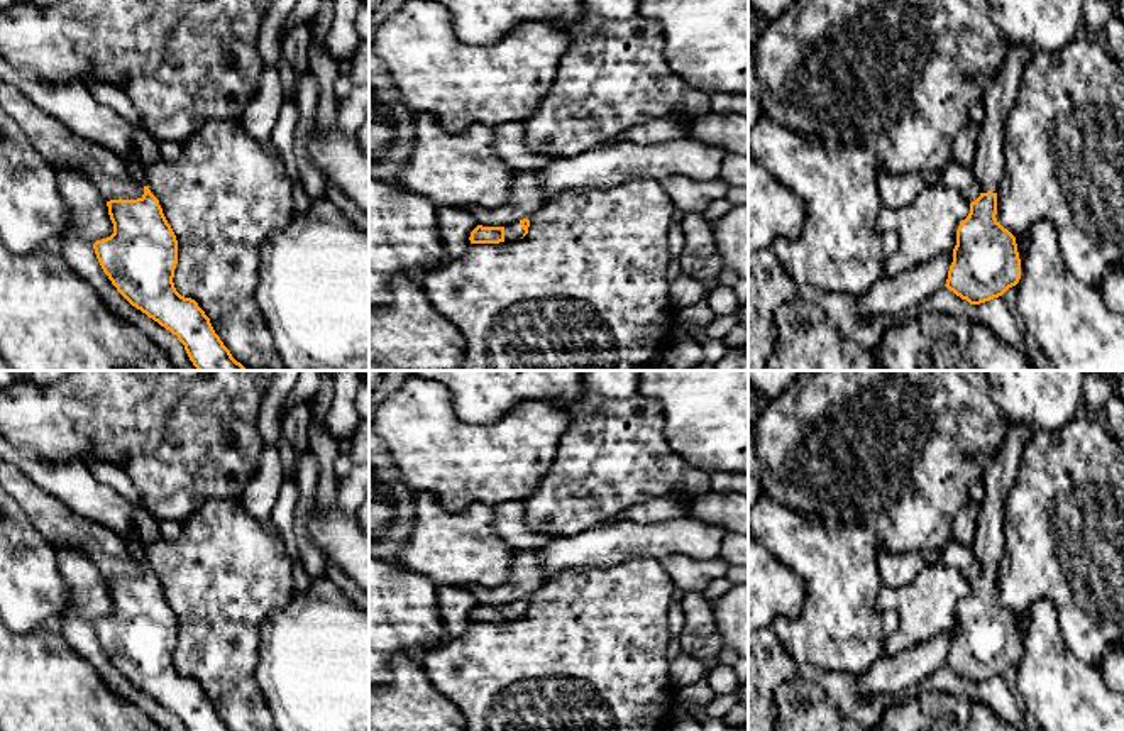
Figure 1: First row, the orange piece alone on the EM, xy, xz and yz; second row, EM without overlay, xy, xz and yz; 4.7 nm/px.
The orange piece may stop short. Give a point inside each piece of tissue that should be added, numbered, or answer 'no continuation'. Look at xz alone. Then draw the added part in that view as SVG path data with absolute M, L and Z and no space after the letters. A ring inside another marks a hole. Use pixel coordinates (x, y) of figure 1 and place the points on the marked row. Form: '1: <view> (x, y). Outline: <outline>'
1: xz (513, 230). Outline: M513 222L510 225L504 225L504 242L513 242L521 239L525 230L521 228L520 222Z

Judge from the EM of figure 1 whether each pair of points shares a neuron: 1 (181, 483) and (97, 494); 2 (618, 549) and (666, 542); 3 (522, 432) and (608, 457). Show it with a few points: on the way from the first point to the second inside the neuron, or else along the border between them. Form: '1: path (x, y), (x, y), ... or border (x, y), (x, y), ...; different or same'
1: border (143, 506), (154, 518); different
2: path (630, 542), (654, 542); same
3: border (564, 410), (571, 423), (542, 478); different

